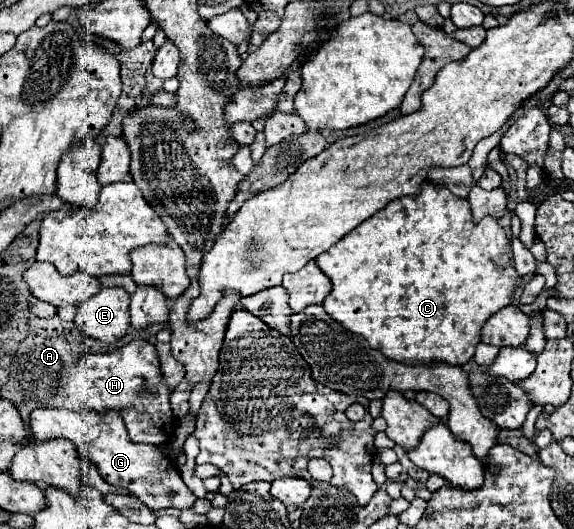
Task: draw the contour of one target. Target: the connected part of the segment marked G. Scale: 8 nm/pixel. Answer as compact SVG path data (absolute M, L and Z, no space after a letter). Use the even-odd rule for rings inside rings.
M35 409L31 413L31 435L39 441L51 441L51 439L67 439L71 441L77 451L91 459L101 477L115 487L123 487L129 493L133 493L141 503L145 503L151 511L175 507L175 509L191 509L197 497L189 491L189 487L183 483L179 469L173 461L169 461L167 455L155 445L145 443L133 443L127 435L125 423L111 411L109 415L99 415L95 411L89 413L77 413L69 409ZM171 467L171 471L169 471Z

